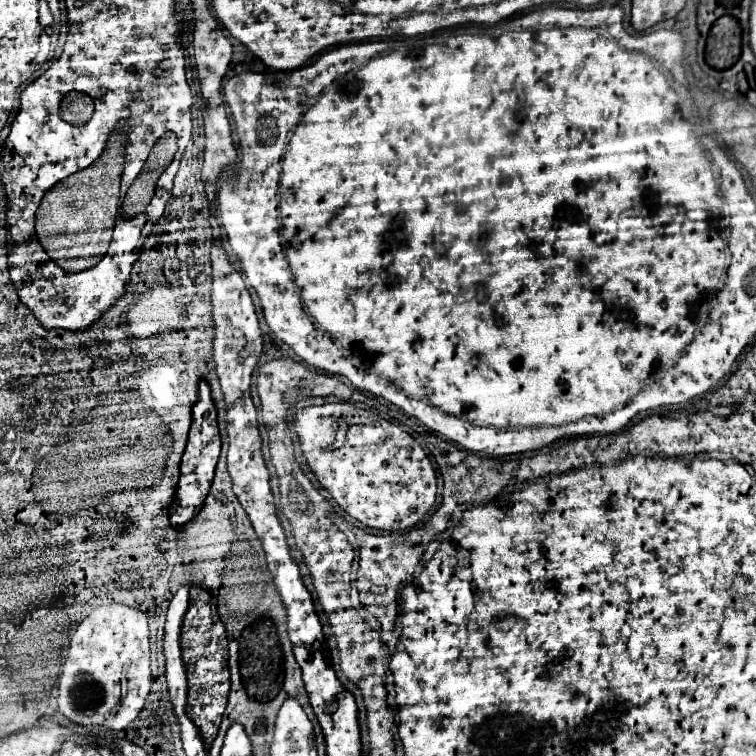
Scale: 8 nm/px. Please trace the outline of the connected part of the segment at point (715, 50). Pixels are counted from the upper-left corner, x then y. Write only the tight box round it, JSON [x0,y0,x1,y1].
[706,15,742,71]

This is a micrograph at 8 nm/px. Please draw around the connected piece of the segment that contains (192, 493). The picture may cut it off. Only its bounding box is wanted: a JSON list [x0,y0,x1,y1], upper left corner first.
[170,381,220,529]

